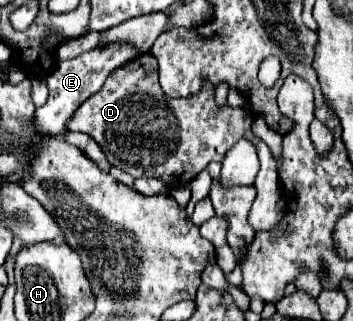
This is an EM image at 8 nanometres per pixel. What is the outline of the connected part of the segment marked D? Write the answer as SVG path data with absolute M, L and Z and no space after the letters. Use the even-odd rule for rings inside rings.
M140 54L138 58L130 60L122 68L116 68L112 76L104 82L100 92L92 94L68 120L70 132L84 132L90 134L100 148L104 150L108 162L134 178L142 176L162 176L162 180L176 188L186 186L198 172L202 172L210 162L222 162L226 152L244 136L244 132L252 126L254 116L244 108L220 108L214 102L212 85L207 82L205 98L168 98L158 82L158 68L156 58L152 54Z

